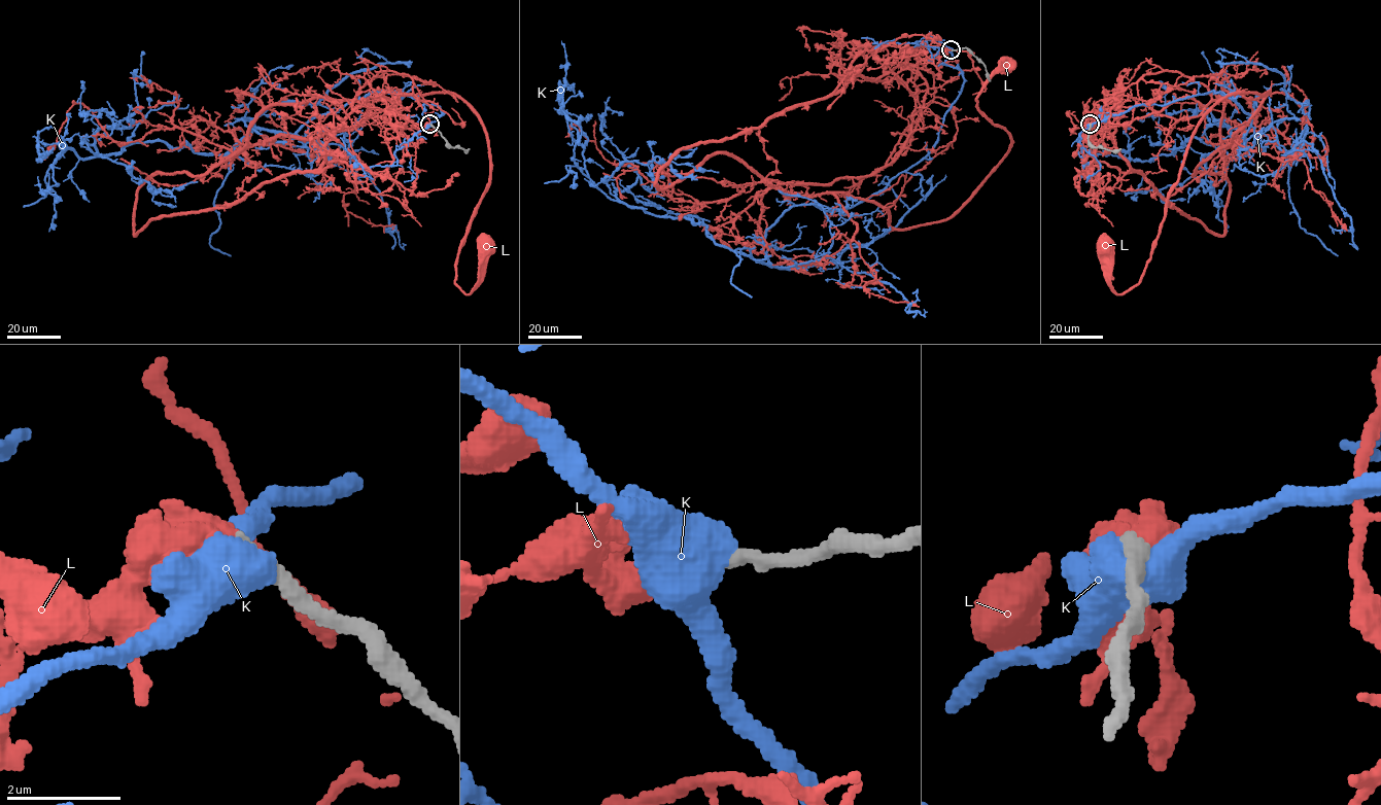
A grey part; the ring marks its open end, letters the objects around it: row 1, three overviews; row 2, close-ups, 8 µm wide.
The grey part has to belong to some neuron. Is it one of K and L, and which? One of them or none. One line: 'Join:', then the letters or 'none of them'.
Join: L

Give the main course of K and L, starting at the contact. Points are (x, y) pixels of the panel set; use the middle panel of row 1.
K: (953, 49), (962, 91), (930, 152), (852, 207), (789, 208), (769, 266), (594, 184), (561, 41)
L: (951, 49), (911, 68), (888, 164), (768, 182), (946, 220), (1009, 149), (976, 101), (1009, 63)

